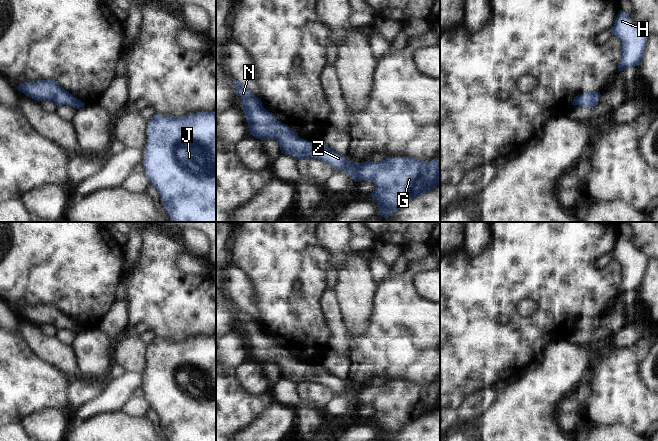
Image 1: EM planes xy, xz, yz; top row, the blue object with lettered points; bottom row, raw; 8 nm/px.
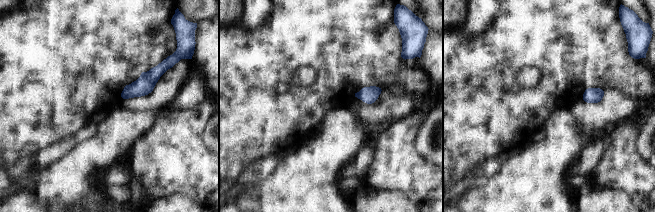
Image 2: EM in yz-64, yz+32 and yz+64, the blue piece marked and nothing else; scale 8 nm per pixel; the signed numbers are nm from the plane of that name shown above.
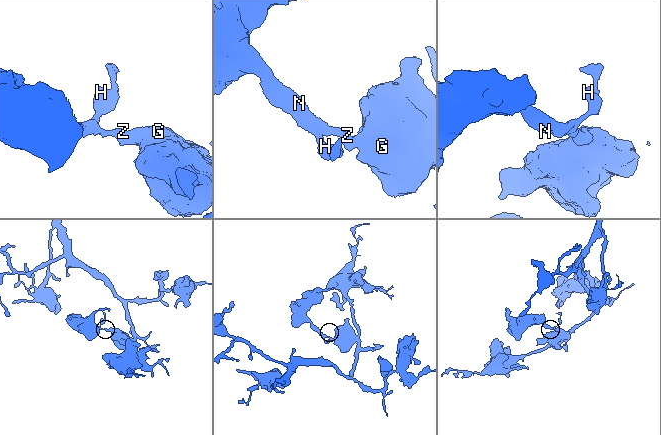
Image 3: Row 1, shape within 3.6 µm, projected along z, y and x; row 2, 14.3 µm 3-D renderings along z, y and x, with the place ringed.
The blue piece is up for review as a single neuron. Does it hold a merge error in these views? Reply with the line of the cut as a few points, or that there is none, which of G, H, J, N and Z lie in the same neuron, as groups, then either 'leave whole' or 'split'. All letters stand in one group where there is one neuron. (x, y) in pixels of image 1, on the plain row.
cut none; groups G H J N Z; leave whole

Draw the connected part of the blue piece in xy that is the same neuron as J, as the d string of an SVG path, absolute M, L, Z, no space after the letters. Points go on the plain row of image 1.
M197 336L183 341L155 338L149 345L149 364L143 390L151 409L160 417L170 441L216 441L216 337Z

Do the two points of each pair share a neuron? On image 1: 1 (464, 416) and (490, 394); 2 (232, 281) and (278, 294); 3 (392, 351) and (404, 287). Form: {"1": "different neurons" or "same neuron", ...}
{"1": "same neuron", "2": "different neurons", "3": "same neuron"}

